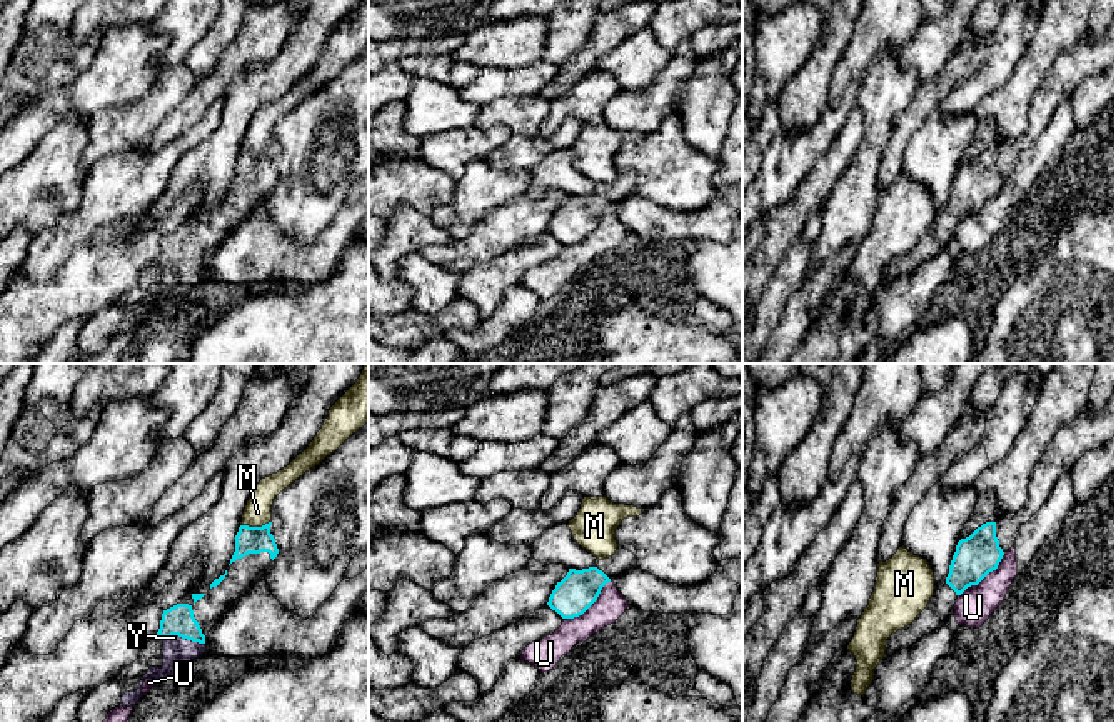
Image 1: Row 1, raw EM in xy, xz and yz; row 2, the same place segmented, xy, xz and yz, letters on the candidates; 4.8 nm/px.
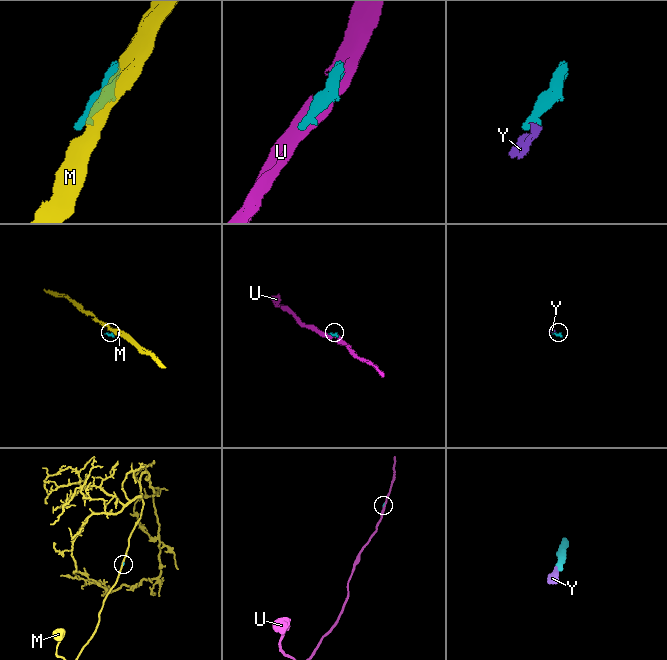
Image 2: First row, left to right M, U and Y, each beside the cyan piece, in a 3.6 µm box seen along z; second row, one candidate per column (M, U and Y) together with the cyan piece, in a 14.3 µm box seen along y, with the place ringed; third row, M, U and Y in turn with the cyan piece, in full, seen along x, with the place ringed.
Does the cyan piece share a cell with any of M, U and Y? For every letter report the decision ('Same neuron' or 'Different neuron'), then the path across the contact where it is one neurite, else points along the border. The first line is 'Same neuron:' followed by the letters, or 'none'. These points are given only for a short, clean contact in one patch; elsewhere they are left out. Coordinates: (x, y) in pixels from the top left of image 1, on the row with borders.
Same neuron: Y
M: Different neuron
U: Different neuron
Y: Same neuron. Path across: xy (179, 621), (184, 637), (177, 651)

